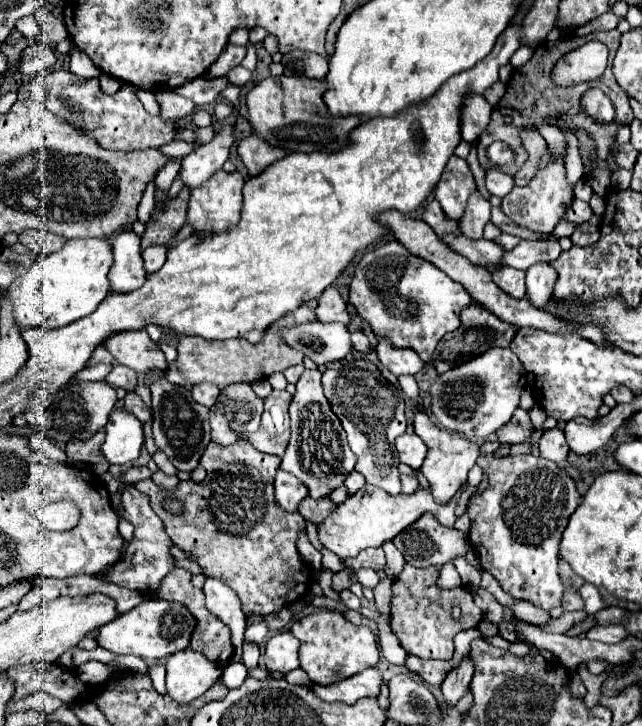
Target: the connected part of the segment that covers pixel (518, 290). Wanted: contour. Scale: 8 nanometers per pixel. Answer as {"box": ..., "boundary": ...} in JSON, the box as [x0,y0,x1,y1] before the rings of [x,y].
{"box":[493,268,525,298],"boundary":[[[499,268],[497,272],[493,272],[493,282],[507,292],[513,298],[523,298],[525,296],[525,280],[523,280],[525,272],[517,270],[517,268]]]}

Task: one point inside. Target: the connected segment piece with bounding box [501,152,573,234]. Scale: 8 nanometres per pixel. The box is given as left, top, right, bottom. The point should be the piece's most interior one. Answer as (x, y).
(539, 206)

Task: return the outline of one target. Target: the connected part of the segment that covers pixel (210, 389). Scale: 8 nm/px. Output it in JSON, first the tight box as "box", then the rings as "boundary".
{"box":[191,384,219,408],"boundary":[[[195,384],[195,388],[191,388],[193,400],[203,404],[205,408],[211,408],[219,396],[219,388],[215,388],[215,384]]]}

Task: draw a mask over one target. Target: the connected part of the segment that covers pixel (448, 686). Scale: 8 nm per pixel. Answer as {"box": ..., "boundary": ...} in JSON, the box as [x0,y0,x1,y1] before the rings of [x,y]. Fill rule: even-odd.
{"box":[441,656,473,704],"boundary":[[[465,656],[455,668],[451,668],[441,684],[441,690],[445,694],[447,704],[457,704],[457,700],[465,694],[469,682],[473,676],[473,660],[471,656]]]}

